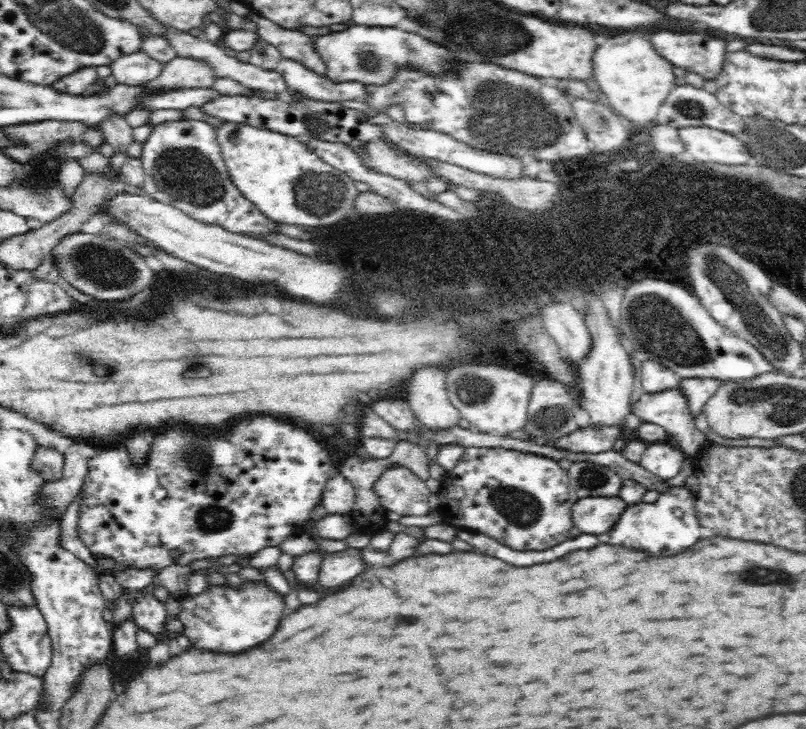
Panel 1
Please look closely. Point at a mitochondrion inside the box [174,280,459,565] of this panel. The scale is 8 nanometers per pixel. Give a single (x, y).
(211, 519)

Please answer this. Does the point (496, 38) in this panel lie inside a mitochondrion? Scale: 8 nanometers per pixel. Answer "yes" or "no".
yes

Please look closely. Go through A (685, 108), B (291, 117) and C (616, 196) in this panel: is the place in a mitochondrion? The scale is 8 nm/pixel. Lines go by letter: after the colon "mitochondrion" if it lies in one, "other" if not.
A: mitochondrion
B: other
C: other

